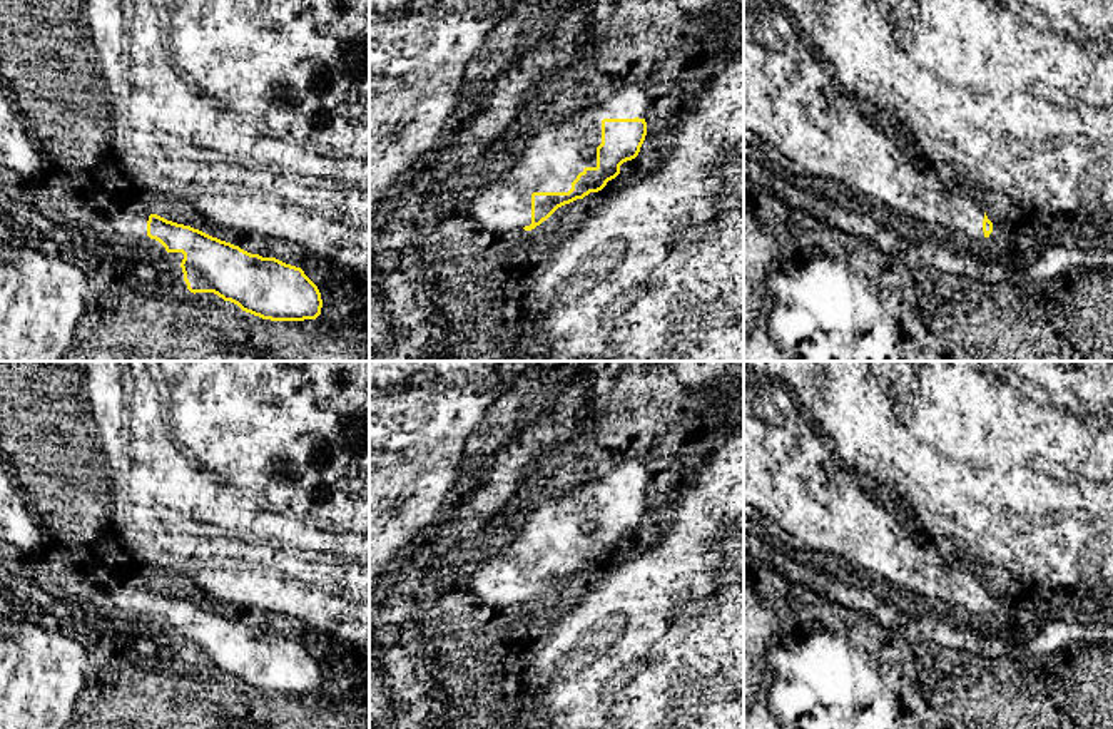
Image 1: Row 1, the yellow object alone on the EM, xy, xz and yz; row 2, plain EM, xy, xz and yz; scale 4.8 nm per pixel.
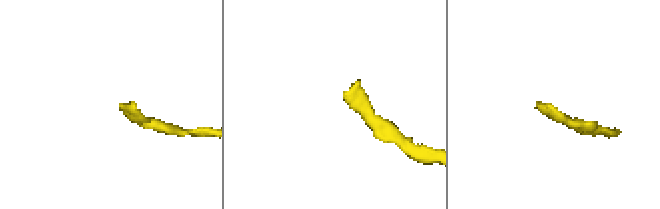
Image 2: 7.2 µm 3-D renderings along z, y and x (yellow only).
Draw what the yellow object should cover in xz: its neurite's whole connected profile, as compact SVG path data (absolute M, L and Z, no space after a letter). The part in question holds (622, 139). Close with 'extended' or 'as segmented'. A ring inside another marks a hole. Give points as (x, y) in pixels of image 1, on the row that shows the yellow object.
M603 119L597 166L585 167L568 192L533 192L531 224L523 229L513 227L498 214L498 206L491 201L490 176L476 174L471 229L466 237L483 251L488 251L493 242L528 241L530 231L546 221L558 207L583 199L590 192L598 192L608 181L615 179L620 174L620 166L638 155L645 135L645 119Z; extended

